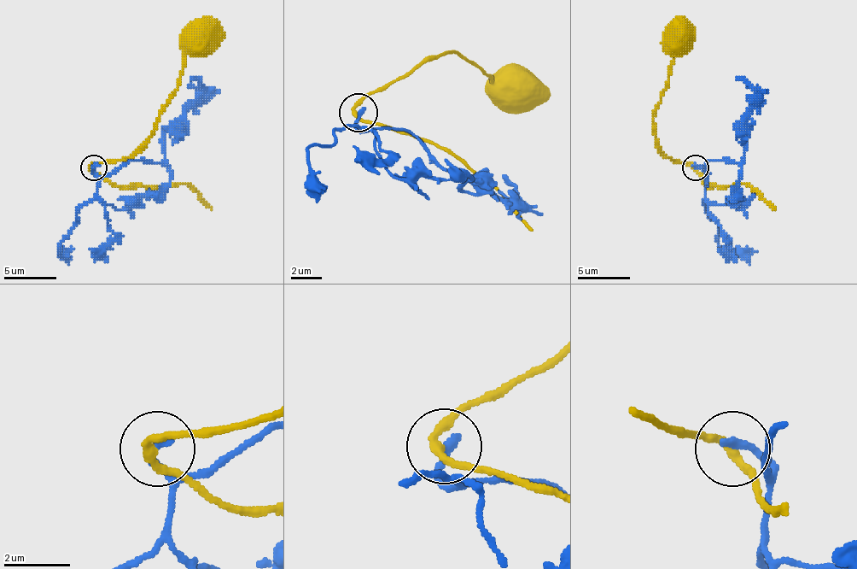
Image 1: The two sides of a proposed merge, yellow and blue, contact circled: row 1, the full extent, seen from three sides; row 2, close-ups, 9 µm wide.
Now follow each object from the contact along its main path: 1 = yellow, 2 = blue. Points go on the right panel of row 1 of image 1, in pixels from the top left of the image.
1: (695, 168), (671, 160), (655, 137), (653, 119), (668, 87), (671, 61), (679, 35)
2: (695, 168), (708, 176), (710, 160), (738, 162), (744, 157), (747, 110), (754, 97), (752, 87), (736, 77)

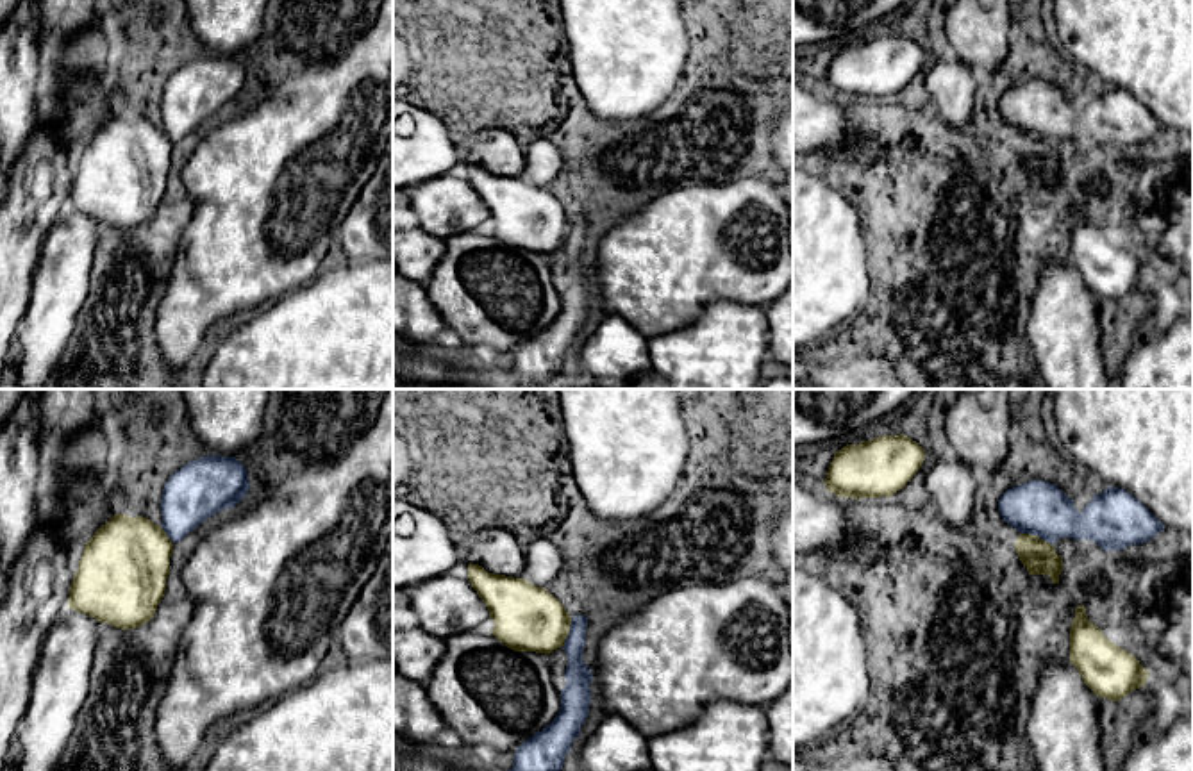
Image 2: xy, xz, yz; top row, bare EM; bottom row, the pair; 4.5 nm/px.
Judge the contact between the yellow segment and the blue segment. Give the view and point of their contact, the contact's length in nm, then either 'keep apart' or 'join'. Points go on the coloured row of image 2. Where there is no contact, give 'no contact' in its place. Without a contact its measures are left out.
contact yz (1036, 536); length 160 nm; keep apart

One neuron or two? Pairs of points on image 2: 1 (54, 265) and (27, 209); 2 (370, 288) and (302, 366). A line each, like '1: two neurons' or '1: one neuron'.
1: two neurons
2: one neuron

